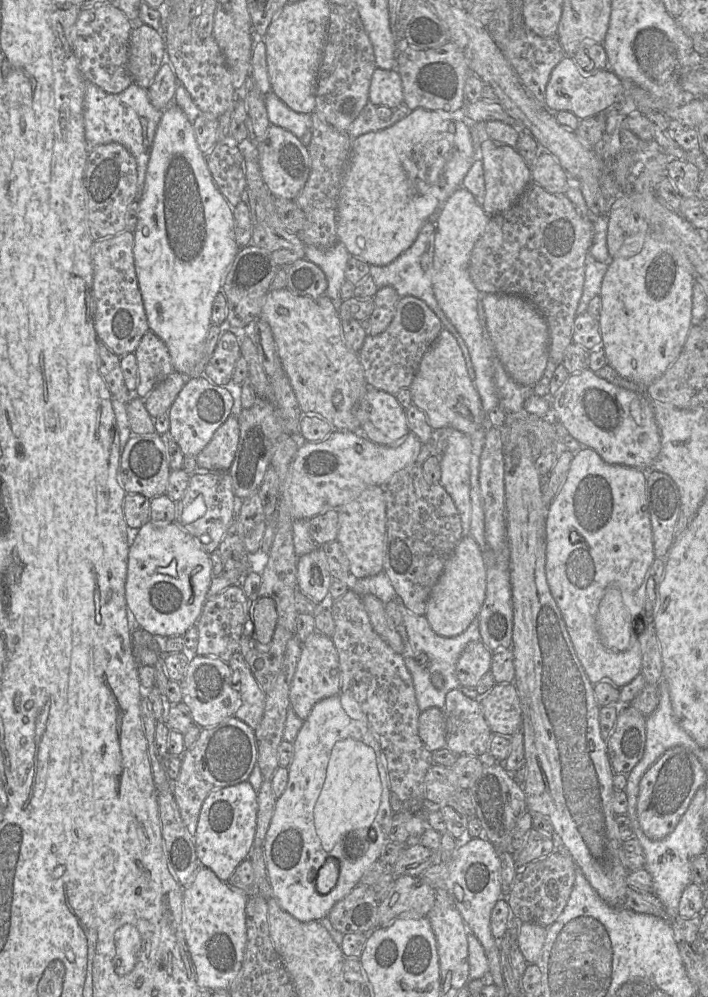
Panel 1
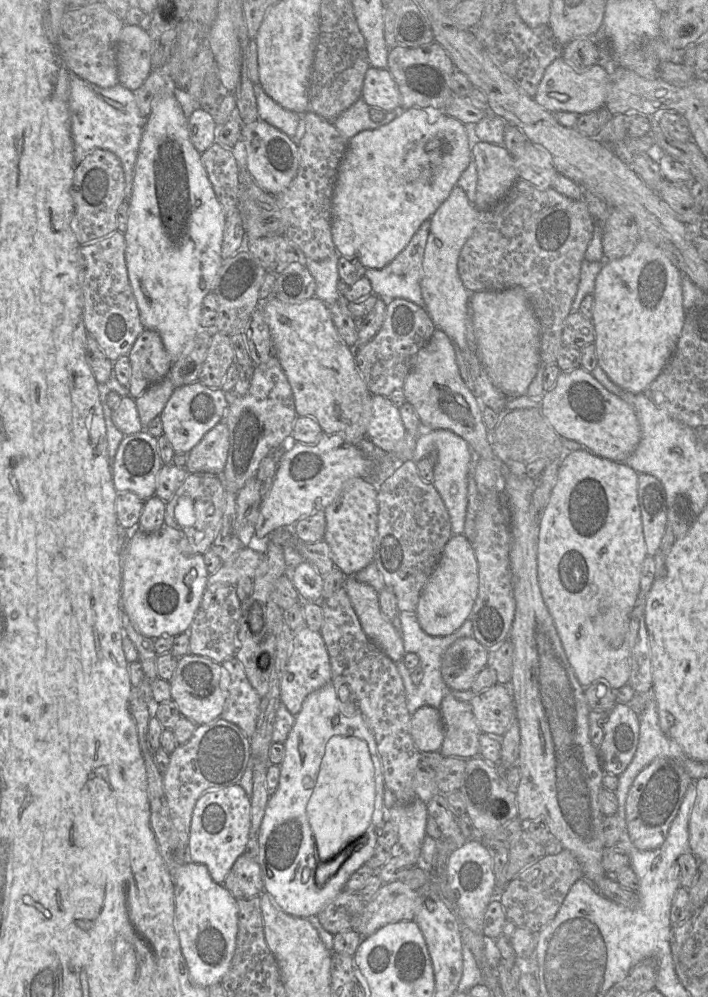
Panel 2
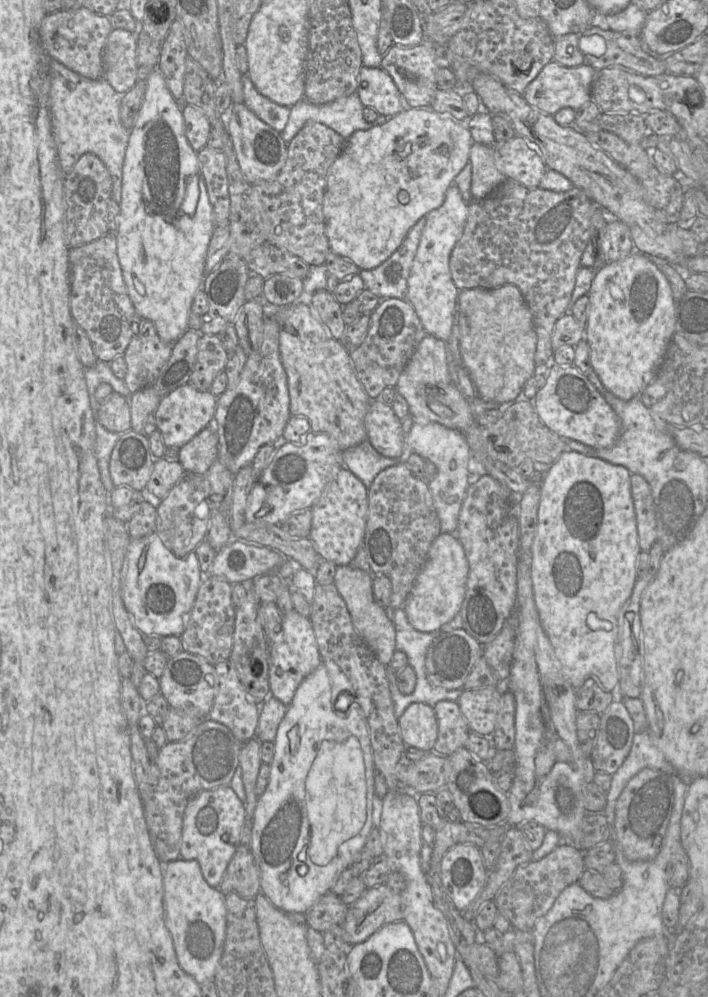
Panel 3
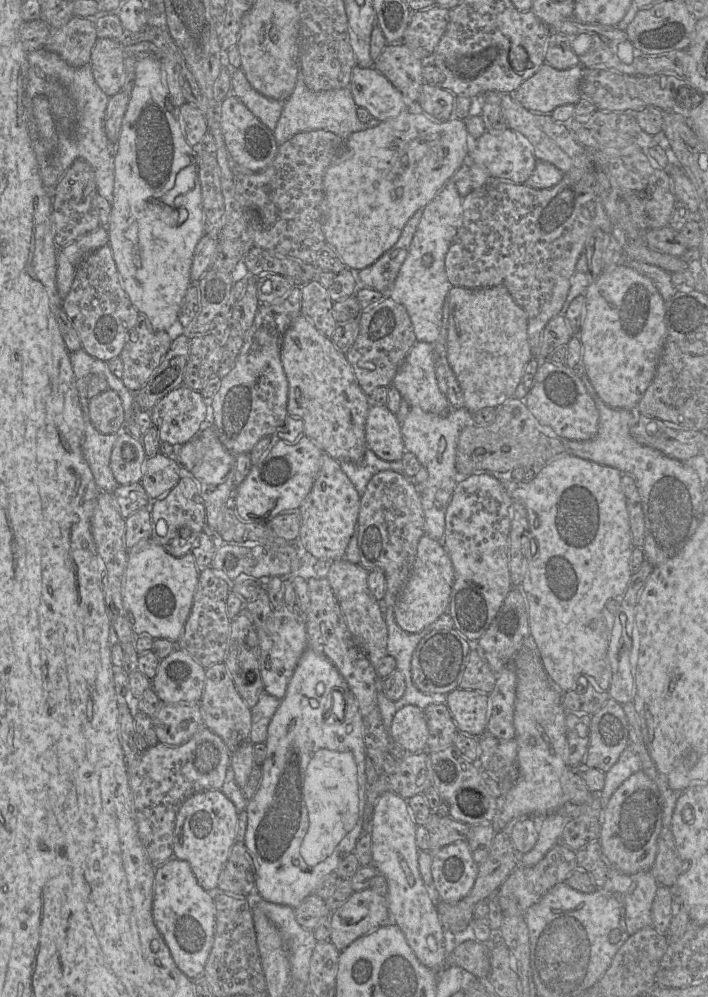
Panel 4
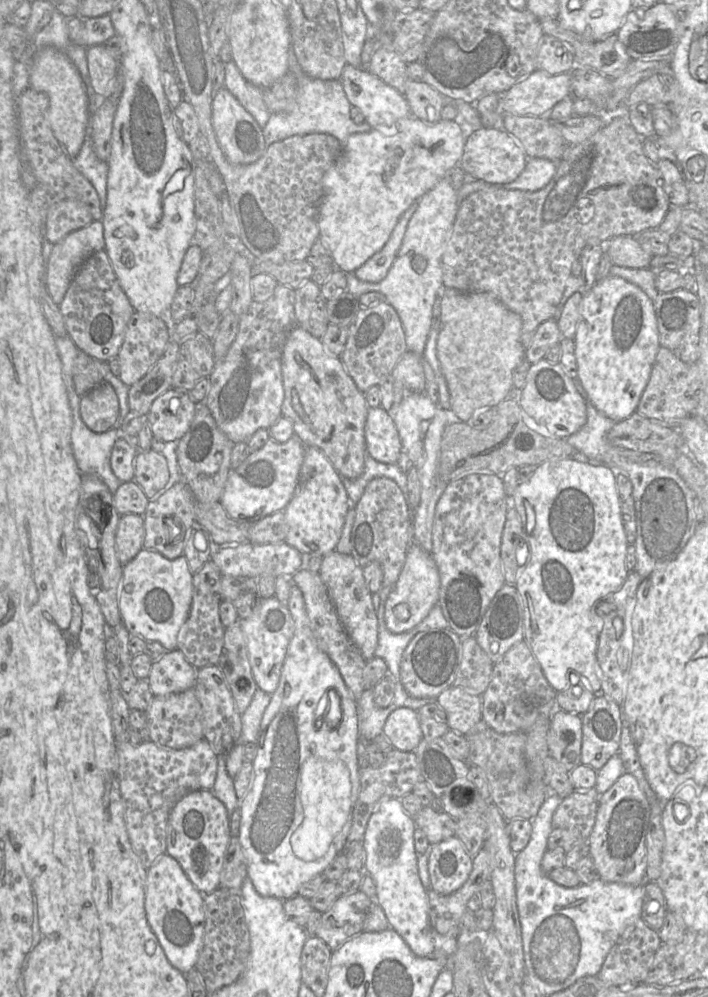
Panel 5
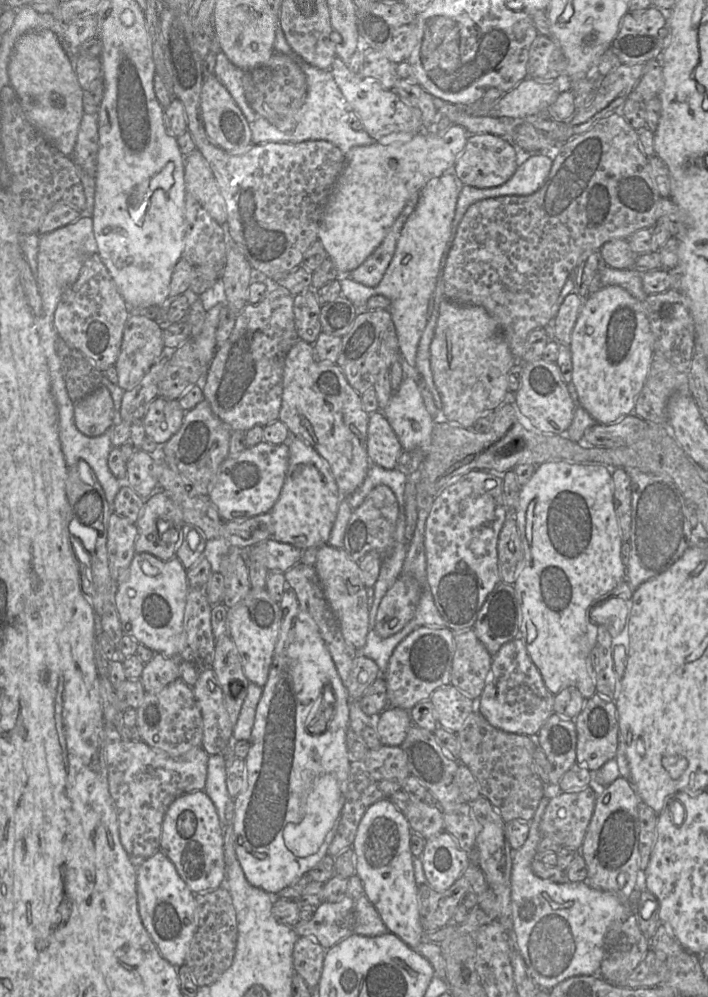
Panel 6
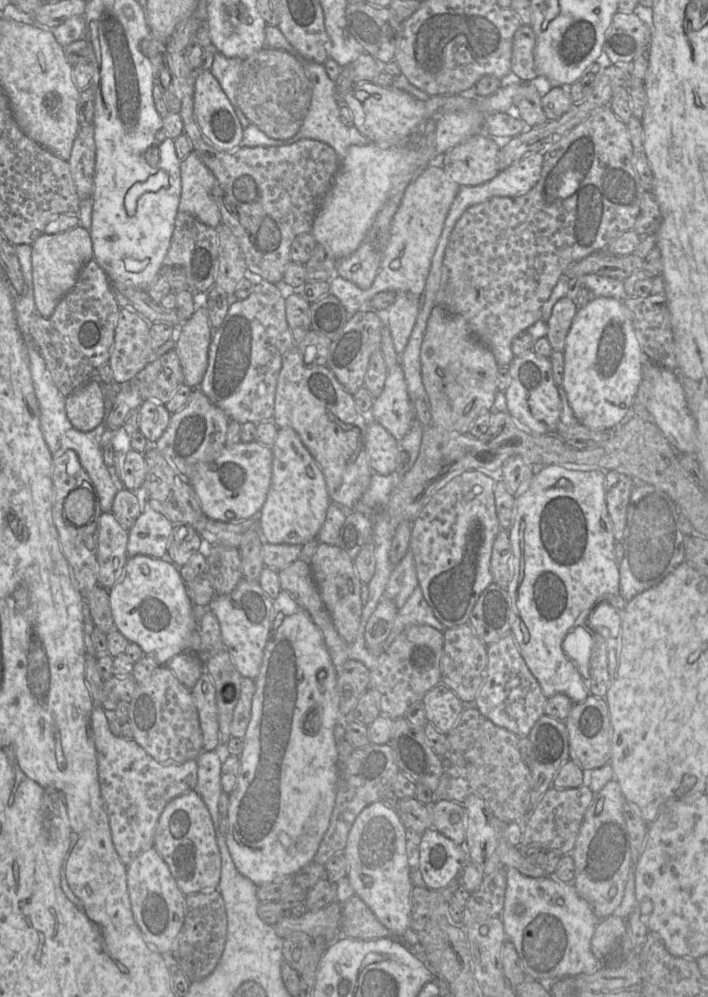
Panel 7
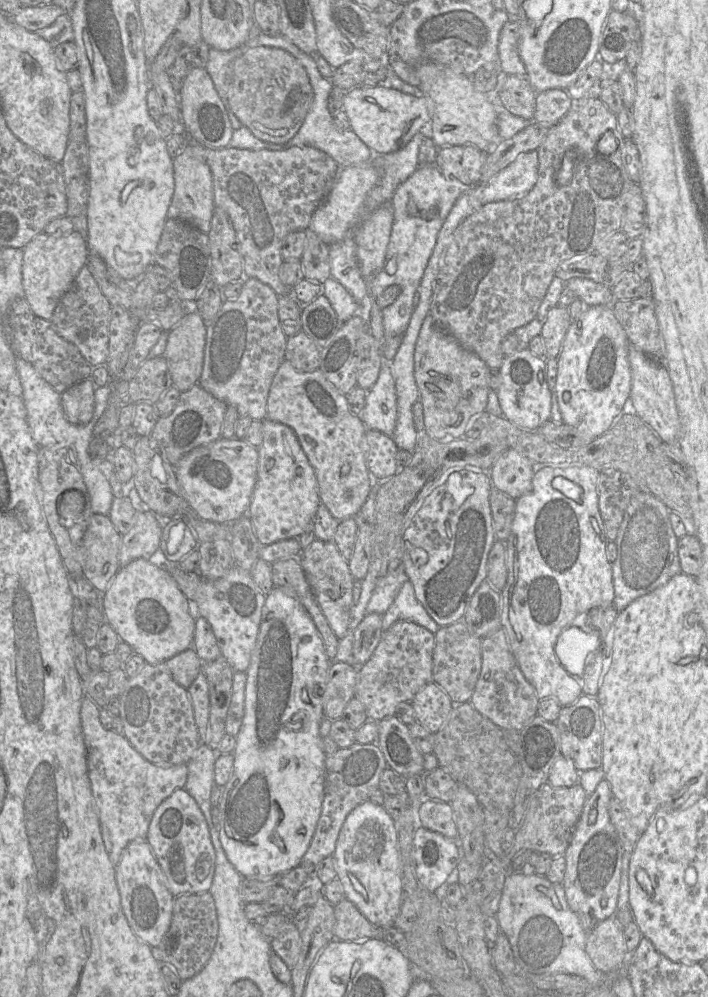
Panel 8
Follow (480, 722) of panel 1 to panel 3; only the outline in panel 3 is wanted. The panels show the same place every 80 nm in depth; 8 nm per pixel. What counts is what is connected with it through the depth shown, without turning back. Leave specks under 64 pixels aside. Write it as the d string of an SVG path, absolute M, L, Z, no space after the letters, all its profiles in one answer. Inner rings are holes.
M440 701L433 708L438 722L438 737L433 750L439 755L450 756L459 748L465 747L471 731L456 701Z

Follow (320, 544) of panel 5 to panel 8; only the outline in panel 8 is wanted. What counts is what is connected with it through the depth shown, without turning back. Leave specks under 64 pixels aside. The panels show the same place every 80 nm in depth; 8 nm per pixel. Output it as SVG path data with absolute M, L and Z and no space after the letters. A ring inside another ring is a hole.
M262 420L263 441L258 449L257 481L252 493L247 516L262 546L298 538L308 526L314 526L321 504L313 467L303 451L295 432L287 425Z

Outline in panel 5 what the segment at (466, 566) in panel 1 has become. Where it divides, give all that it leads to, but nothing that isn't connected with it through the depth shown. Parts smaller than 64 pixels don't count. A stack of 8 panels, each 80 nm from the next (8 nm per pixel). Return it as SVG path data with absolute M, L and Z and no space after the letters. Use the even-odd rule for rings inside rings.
M413 543L408 549L405 564L390 592L384 609L387 629L394 634L407 632L427 617L433 606L438 605L440 576L431 552Z

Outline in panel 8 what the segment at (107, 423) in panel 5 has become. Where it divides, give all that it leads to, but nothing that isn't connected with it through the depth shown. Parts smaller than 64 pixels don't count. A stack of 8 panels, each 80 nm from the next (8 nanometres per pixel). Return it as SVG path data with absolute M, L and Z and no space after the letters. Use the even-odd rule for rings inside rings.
M86 379L61 394L62 408L69 422L85 425L92 419L95 389L96 385L93 381Z

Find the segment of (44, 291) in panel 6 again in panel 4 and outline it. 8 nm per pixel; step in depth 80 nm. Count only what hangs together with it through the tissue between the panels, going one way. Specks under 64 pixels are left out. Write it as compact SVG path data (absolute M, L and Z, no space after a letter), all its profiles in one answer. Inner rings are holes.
M102 225L65 247L58 248L56 263L56 286L61 299L70 291L80 262L90 253L109 243L106 227Z

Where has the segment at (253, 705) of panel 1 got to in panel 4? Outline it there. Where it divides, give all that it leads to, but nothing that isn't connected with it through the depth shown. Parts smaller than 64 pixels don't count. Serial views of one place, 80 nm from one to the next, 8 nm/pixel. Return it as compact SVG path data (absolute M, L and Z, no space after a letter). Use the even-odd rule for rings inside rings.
M223 662L206 668L205 683L199 705L204 726L220 736L231 752L248 741L252 723L251 708L238 694Z

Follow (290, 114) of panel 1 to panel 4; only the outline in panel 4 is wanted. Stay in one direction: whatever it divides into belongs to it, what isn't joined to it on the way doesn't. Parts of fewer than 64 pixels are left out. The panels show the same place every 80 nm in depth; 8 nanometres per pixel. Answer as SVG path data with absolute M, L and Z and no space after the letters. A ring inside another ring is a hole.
M231 69L231 93L268 129L273 131L281 116L282 101L267 98L256 91L248 82L242 69Z

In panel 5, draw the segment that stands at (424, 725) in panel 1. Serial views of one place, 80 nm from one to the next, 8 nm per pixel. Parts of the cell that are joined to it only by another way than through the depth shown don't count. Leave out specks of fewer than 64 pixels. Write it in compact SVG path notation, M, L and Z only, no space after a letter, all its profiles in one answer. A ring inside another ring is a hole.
M408 707L394 710L384 724L383 734L395 749L413 752L423 739L417 711Z

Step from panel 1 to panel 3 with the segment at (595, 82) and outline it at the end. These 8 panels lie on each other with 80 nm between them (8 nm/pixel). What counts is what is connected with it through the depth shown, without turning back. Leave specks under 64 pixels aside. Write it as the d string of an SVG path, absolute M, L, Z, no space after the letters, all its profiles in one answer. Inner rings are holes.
M556 61L548 62L527 85L522 96L531 106L541 112L554 115L562 108L579 110L591 100L591 87L597 70L584 63L576 67L563 66Z

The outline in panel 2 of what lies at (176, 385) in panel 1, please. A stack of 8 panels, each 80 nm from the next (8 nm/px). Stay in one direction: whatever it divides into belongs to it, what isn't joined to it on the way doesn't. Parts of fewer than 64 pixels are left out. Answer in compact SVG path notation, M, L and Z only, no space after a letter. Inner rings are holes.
M164 377L135 398L139 418L144 429L147 428L151 420L160 416L175 389L172 382Z

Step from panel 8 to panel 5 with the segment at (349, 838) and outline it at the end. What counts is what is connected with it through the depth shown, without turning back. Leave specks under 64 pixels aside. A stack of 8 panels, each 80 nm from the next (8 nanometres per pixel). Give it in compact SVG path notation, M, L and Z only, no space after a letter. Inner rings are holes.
M398 798L383 800L371 815L363 844L366 851L364 872L371 876L376 886L376 902L384 911L389 926L419 957L432 957L436 950L436 936L441 936L431 925L427 890L419 877L414 847L417 826Z

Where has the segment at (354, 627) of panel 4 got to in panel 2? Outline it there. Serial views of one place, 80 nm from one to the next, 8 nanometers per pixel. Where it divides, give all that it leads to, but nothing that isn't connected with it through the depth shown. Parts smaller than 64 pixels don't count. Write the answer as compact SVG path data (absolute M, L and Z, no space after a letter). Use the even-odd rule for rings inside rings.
M347 577L343 585L361 627L367 637L373 641L393 662L403 660L405 649L401 637L391 620L382 613L378 592L370 585Z

